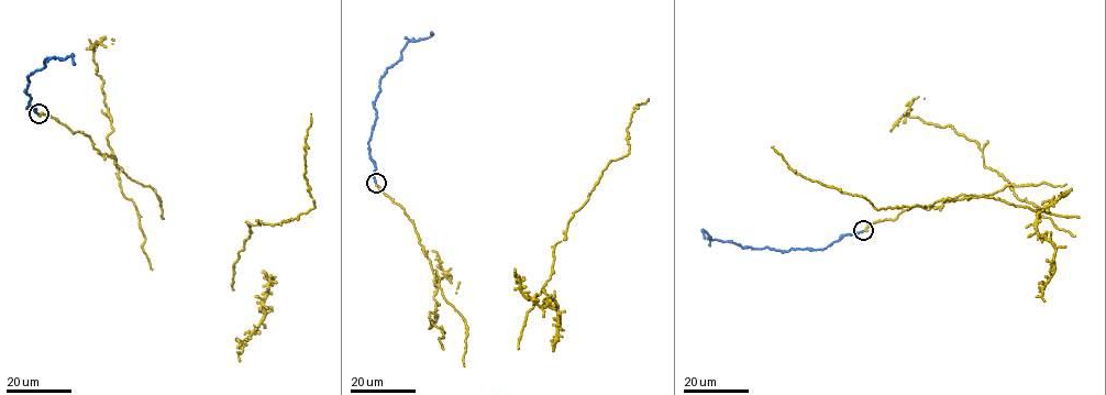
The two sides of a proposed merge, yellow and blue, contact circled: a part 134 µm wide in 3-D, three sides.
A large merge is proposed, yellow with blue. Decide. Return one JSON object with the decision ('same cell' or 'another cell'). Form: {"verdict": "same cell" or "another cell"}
{"verdict": "same cell"}

